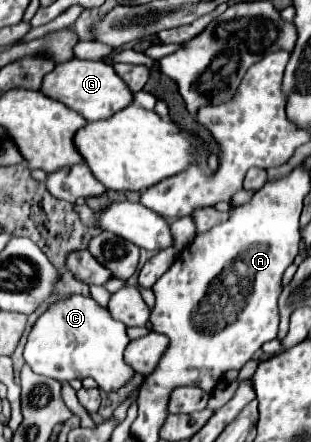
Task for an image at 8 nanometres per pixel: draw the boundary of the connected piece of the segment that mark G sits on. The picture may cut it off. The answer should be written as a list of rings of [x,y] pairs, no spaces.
[[[75,56],[67,62],[59,62],[51,72],[43,76],[41,92],[57,102],[63,102],[67,108],[79,112],[87,122],[105,120],[113,116],[117,110],[129,106],[133,100],[133,92],[125,86],[125,82],[121,82],[121,78],[117,78],[113,66],[101,60],[79,60]]]

